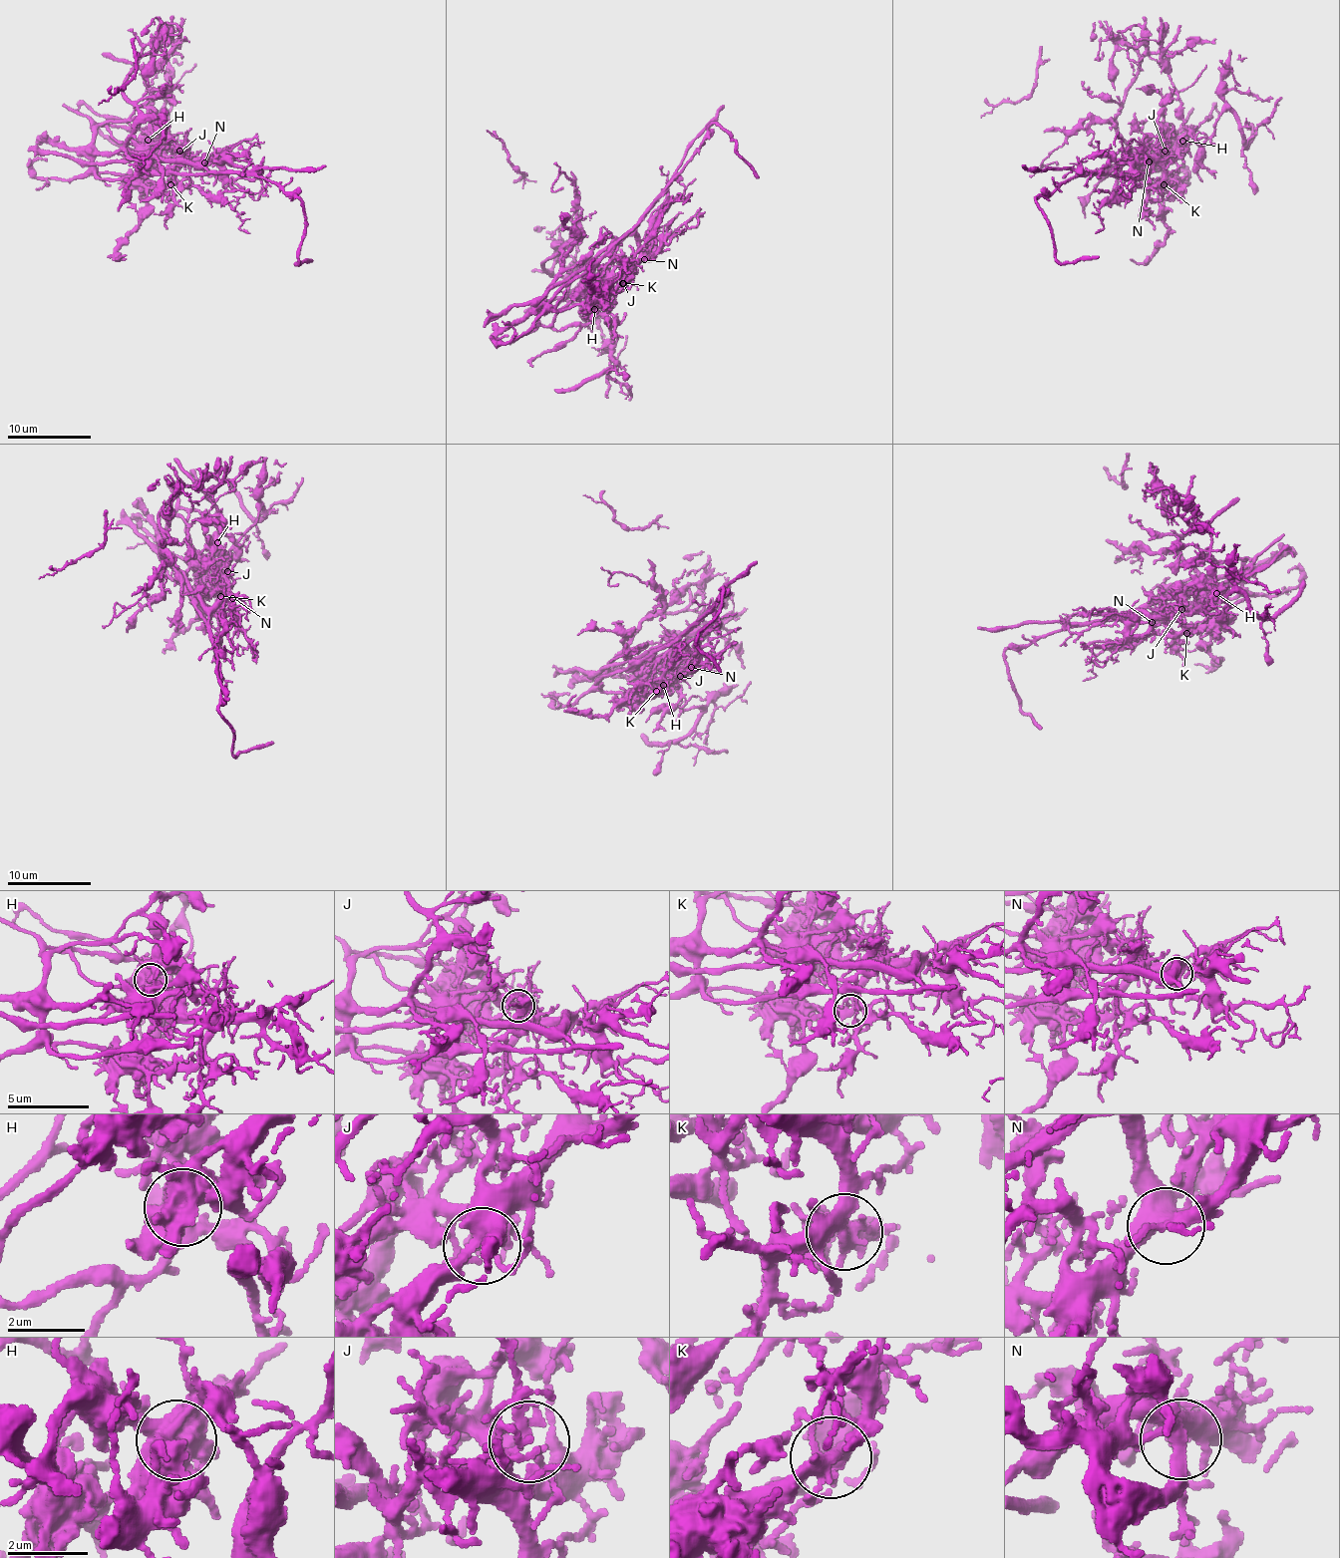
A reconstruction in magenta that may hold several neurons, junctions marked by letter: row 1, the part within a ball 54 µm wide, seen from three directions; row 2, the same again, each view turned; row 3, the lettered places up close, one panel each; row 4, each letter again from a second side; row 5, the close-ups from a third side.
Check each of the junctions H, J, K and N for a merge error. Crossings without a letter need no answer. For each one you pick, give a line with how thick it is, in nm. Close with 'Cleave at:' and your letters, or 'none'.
H: 600 nm
K: 400 nm
Cleave at: H, K

